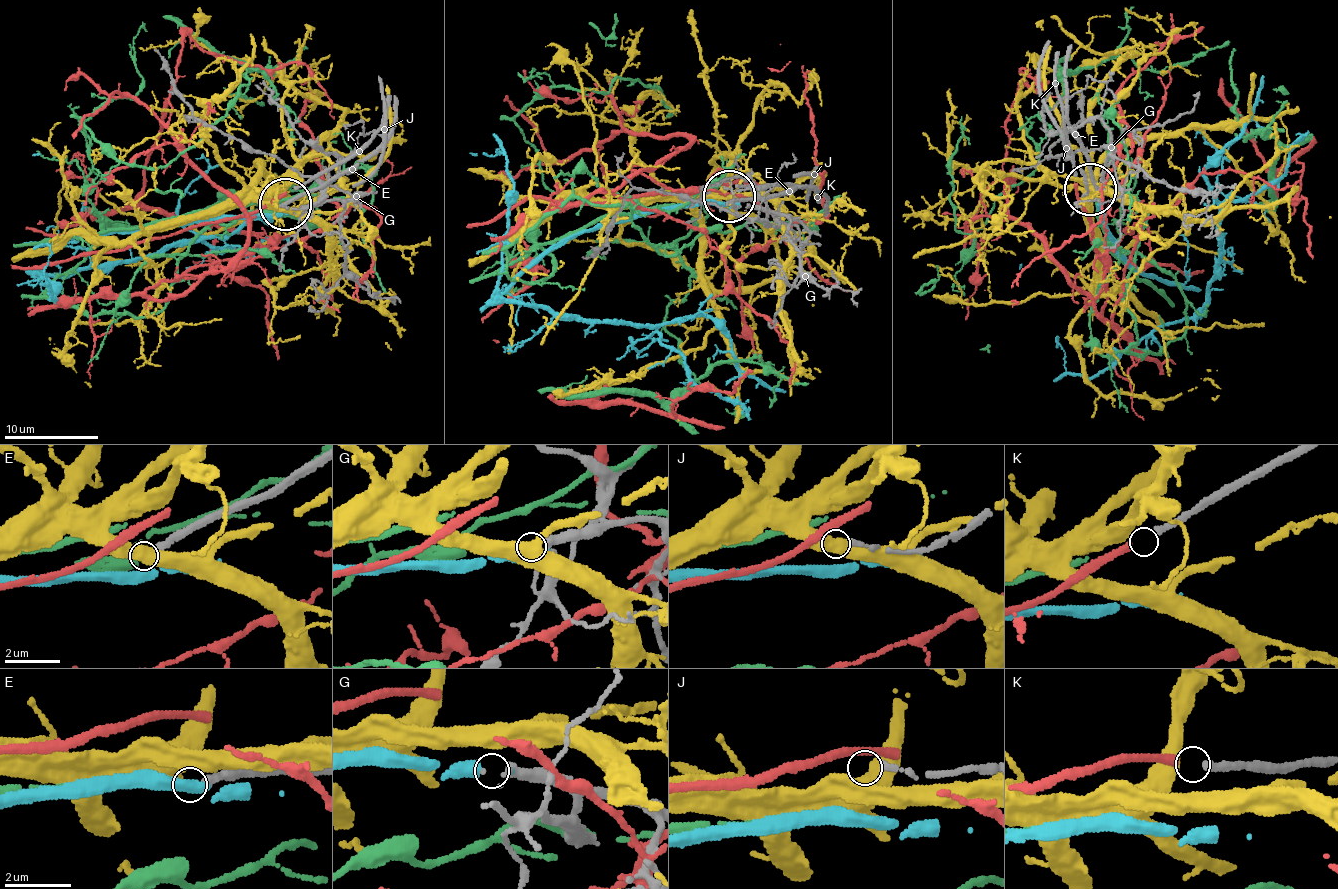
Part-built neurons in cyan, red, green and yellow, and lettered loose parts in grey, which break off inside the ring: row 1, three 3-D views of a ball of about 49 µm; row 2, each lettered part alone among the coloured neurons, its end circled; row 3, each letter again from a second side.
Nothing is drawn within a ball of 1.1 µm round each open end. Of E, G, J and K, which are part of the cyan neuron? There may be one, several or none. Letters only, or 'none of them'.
G

